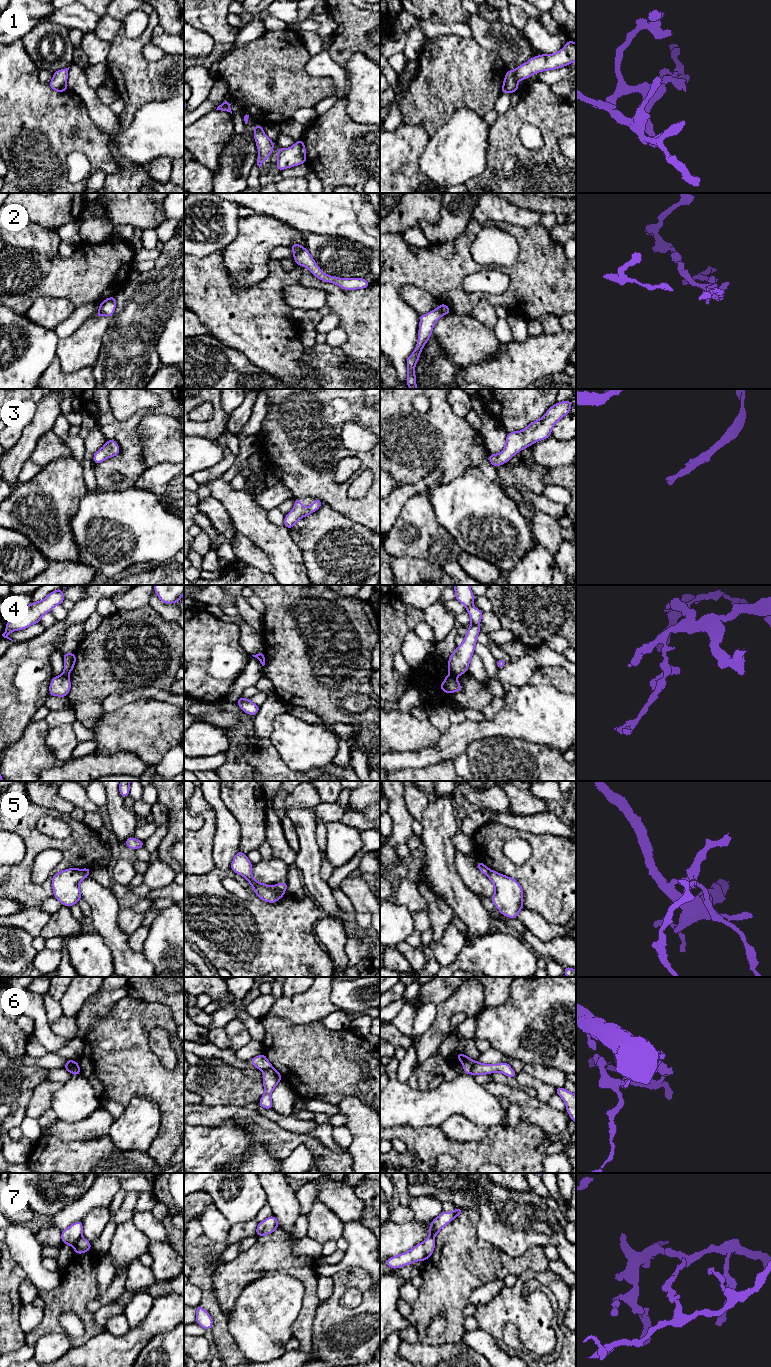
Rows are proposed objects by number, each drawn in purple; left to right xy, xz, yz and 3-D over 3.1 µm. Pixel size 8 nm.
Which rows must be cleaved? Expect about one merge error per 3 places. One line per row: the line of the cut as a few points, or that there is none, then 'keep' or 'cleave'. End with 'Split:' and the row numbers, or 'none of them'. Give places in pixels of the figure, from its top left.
1: cut none; keep
2: cut xz (303, 247), (294, 255); cleave
3: cut none; keep
4: cut xy (63, 673), (68, 675); cleave
5: cut xz (275, 885), (283, 892); cleave
6: cut yz (474, 1061), (470, 1073); cleave
7: cut xy (81, 1236), (73, 1246); cleave
Split: 2, 4, 5, 6, 7

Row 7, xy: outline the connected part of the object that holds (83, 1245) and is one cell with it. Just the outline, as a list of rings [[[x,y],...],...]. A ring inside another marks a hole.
[[[81,1237],[78,1242],[73,1246],[76,1254],[82,1254],[91,1250],[91,1242]]]

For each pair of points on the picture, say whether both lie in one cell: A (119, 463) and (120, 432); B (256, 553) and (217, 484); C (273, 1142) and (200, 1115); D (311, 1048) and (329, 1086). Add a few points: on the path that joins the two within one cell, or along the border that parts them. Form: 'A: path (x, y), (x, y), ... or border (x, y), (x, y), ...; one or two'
A: path (124, 455), (124, 440); one
B: border (237, 530), (266, 554); two
C: path (255, 1125), (241, 1115), (218, 1115); one
D: path (313, 1057), (329, 1073), (329, 1077); one

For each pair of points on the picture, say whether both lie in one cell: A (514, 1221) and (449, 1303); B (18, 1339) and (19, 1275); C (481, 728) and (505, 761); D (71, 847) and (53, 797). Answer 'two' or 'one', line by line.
A: two
B: one
C: two
D: two

